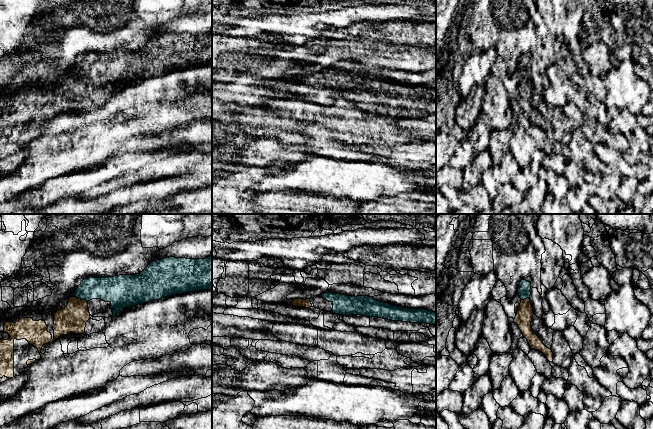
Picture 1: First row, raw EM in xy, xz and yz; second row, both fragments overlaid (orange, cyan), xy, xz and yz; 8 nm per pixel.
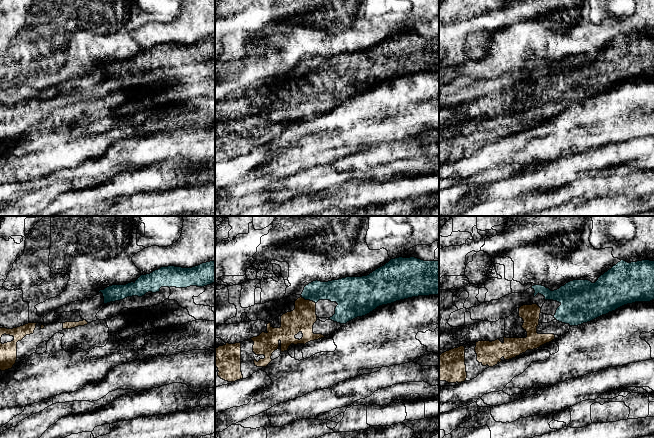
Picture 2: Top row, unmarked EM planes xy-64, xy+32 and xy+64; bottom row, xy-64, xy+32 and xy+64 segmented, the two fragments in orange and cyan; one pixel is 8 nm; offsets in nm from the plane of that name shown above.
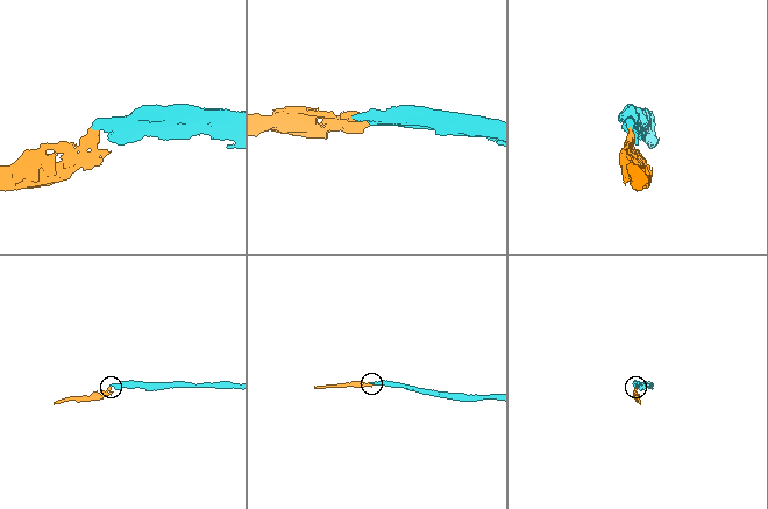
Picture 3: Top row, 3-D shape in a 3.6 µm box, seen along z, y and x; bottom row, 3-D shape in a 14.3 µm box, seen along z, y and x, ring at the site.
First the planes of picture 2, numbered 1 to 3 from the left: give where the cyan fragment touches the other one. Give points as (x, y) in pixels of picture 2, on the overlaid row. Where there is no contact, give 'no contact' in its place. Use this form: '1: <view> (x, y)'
1: no contact
2: xy+32 (308, 300)
3: no contact

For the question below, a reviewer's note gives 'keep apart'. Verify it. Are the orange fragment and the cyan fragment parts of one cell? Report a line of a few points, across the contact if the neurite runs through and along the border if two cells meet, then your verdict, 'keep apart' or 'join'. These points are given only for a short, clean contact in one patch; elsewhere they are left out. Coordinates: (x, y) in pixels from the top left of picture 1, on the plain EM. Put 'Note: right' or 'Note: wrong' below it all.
xy (73, 94), (82, 76), (93, 65), (109, 65) | join
Note: wrong

